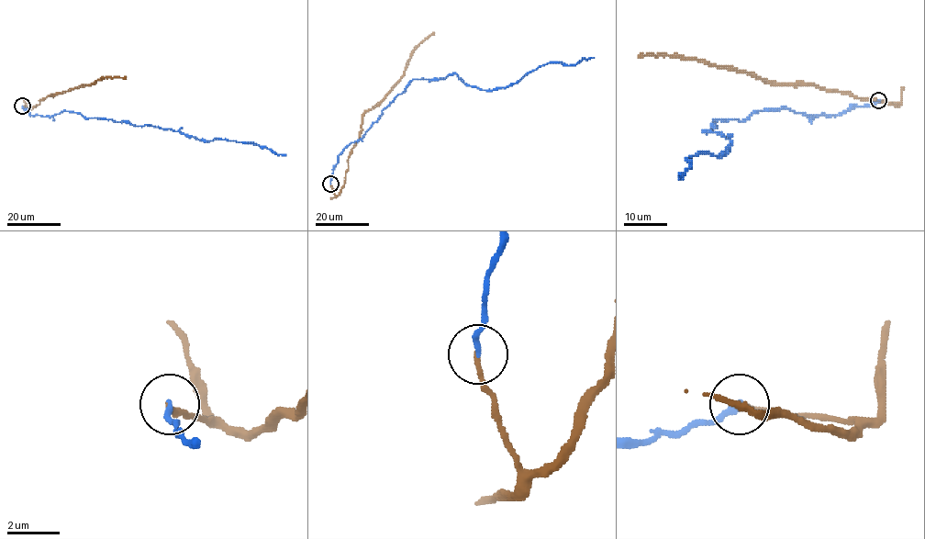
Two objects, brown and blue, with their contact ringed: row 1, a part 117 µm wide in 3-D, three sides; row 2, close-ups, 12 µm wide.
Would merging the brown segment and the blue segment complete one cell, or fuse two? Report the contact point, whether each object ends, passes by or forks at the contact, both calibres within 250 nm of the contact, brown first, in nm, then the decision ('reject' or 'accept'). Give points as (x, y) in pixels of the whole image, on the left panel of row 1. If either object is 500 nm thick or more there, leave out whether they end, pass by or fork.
at (22, 106); brown ends there; blue ends there; 180 nm thick on the brown side, 240 nm on the other; accept

